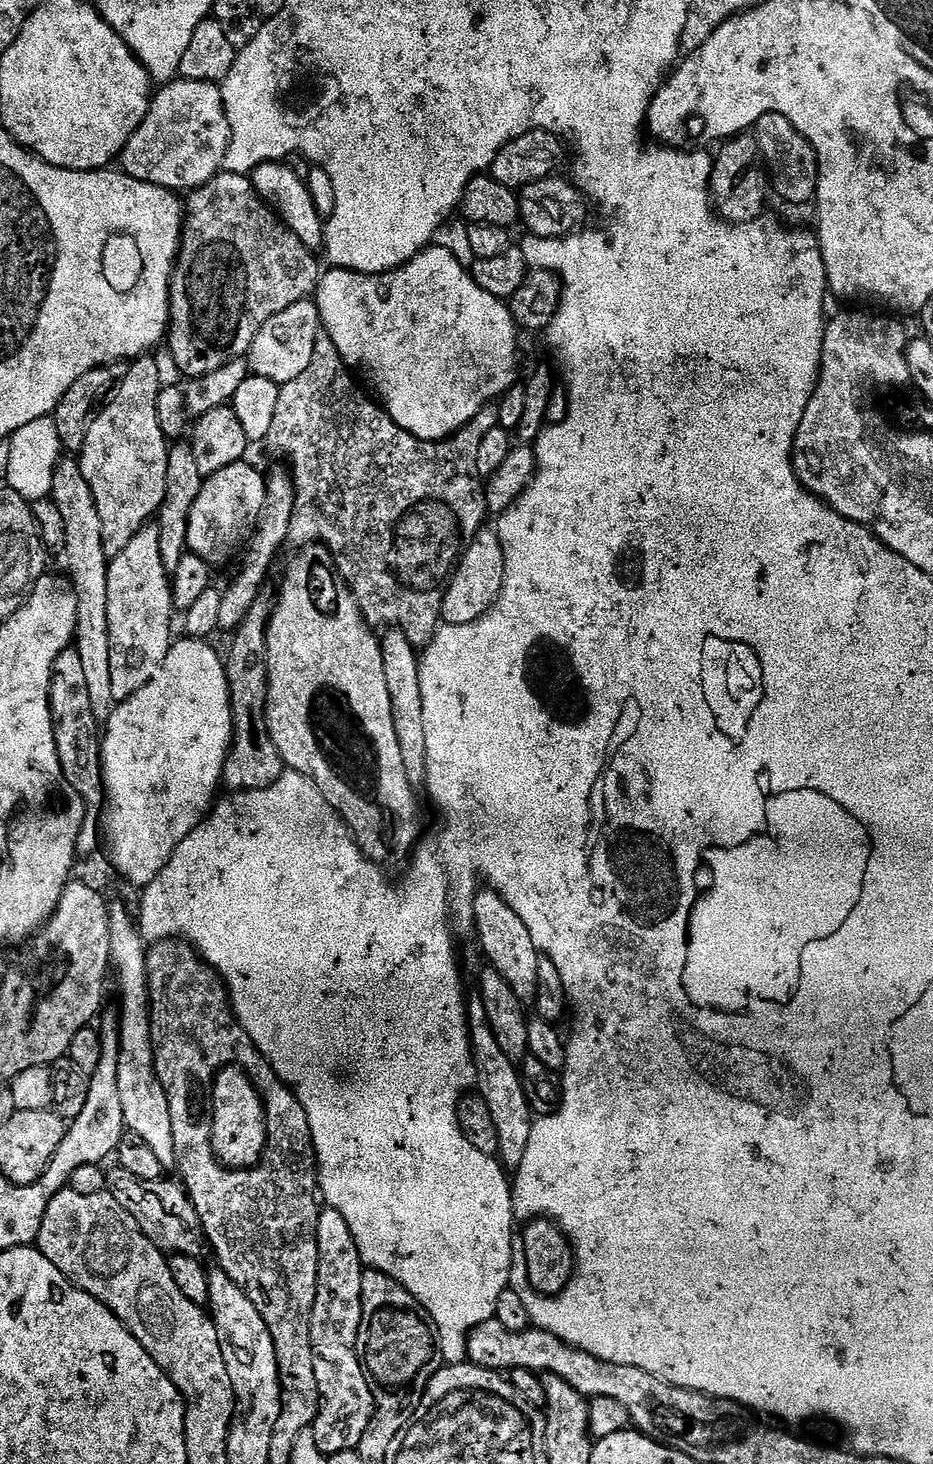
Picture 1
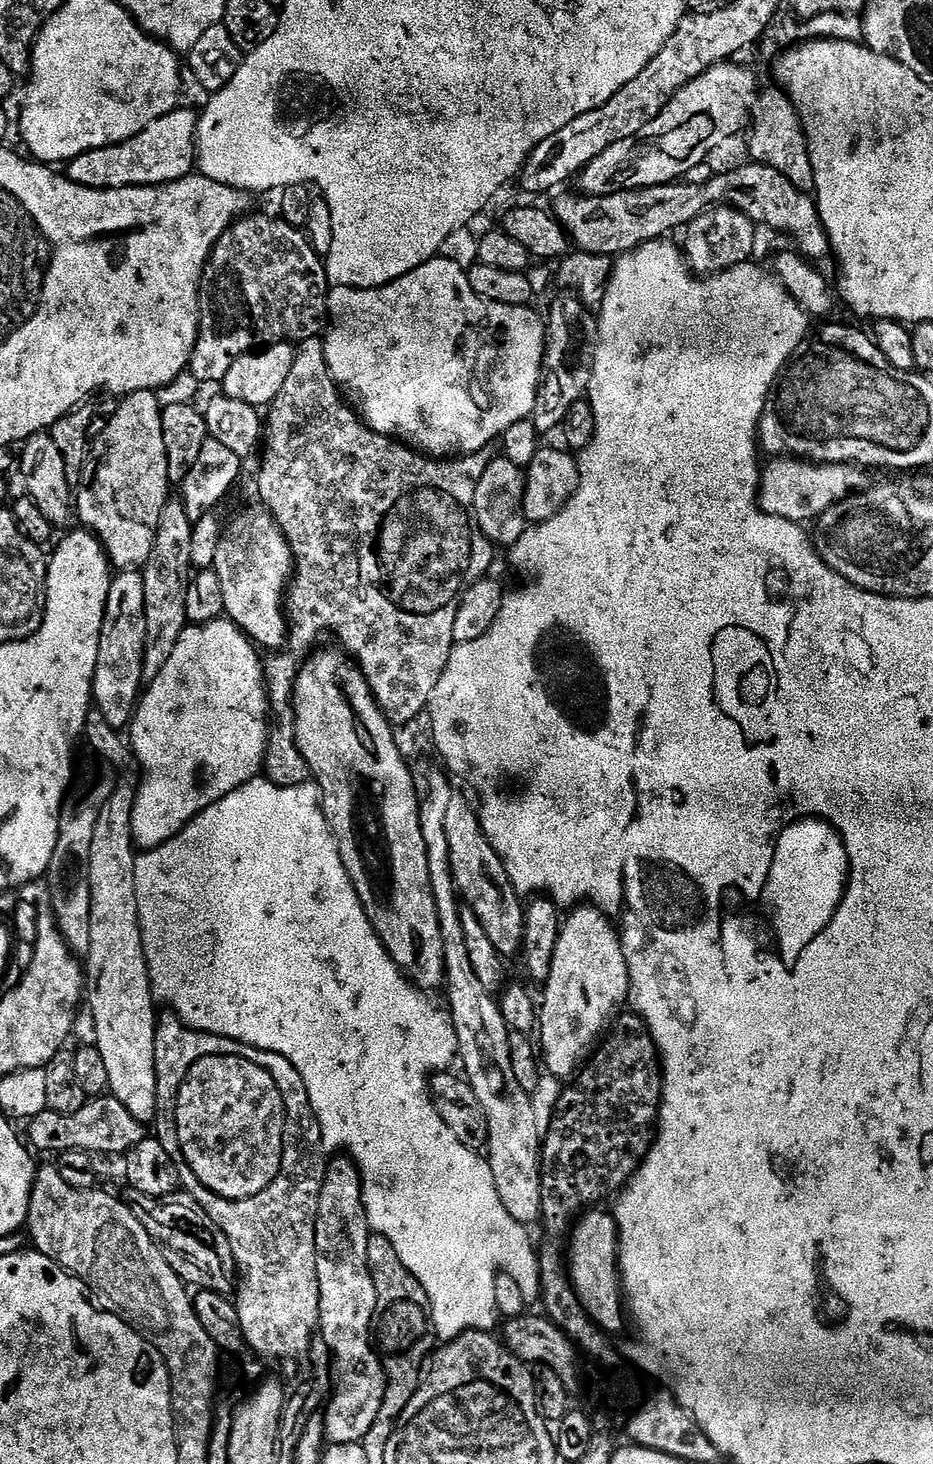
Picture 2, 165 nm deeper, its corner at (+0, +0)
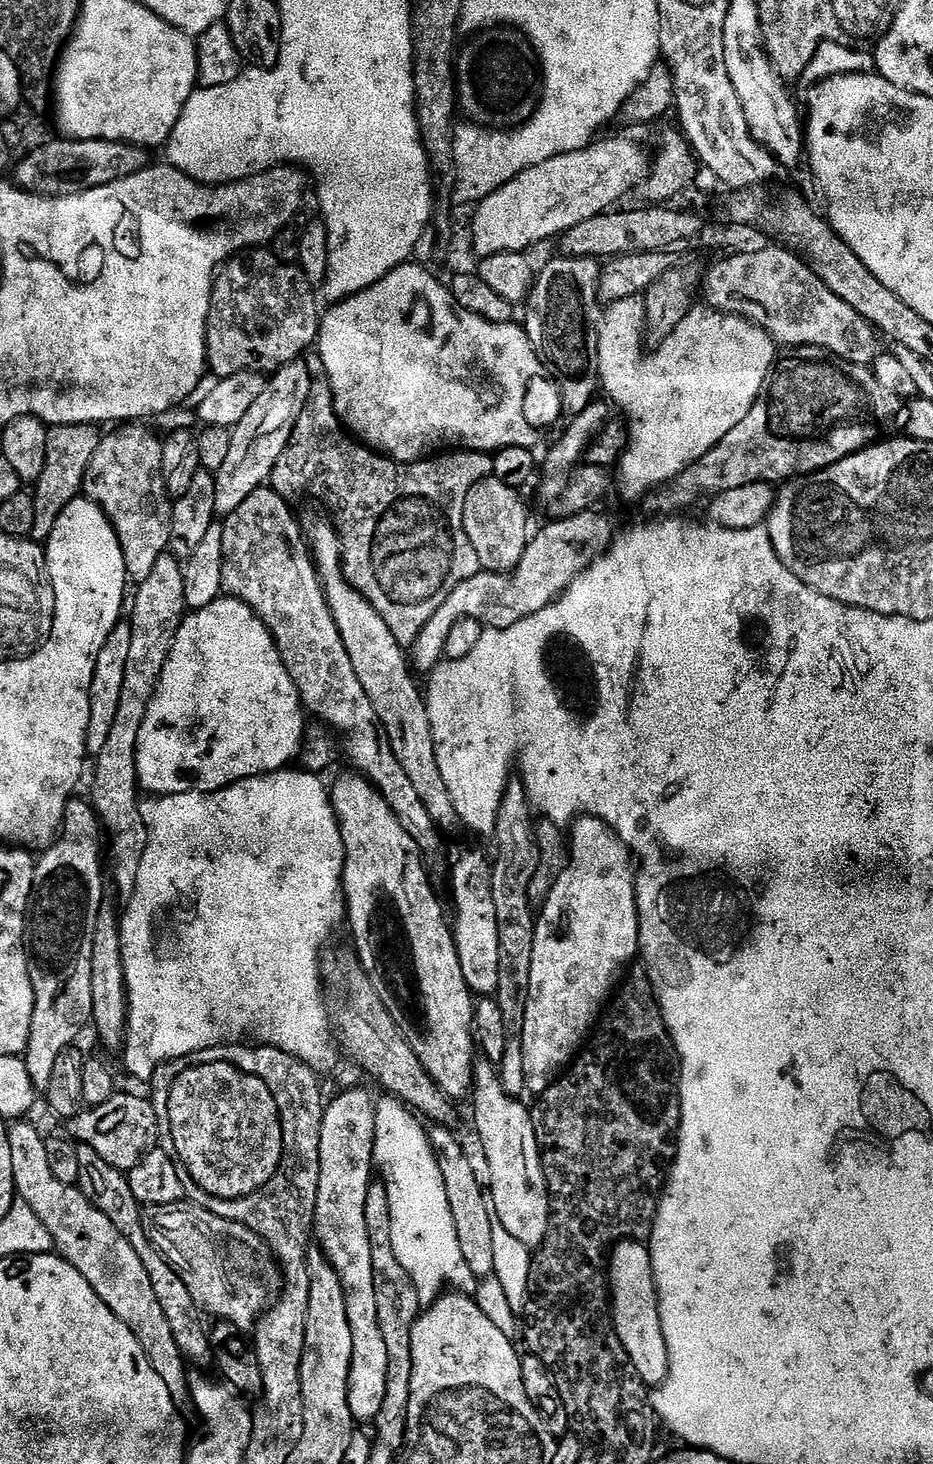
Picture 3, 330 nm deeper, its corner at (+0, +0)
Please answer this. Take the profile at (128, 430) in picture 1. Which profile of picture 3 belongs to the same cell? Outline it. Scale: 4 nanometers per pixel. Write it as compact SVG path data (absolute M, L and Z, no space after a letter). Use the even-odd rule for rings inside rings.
M120 426L101 439L94 450L94 458L90 458L90 466L84 475L83 495L93 500L112 523L116 537L122 548L126 570L133 581L144 580L154 570L154 562L165 555L172 535L172 504L168 489L164 487L164 474L160 471L163 443L155 440L144 426Z

